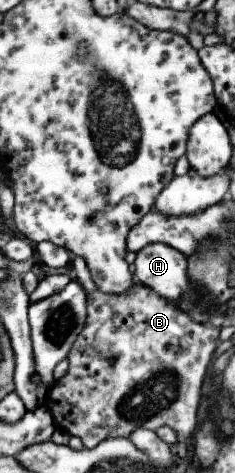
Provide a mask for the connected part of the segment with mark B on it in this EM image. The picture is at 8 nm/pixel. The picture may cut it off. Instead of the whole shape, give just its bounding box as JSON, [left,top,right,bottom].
[47,282,219,449]

